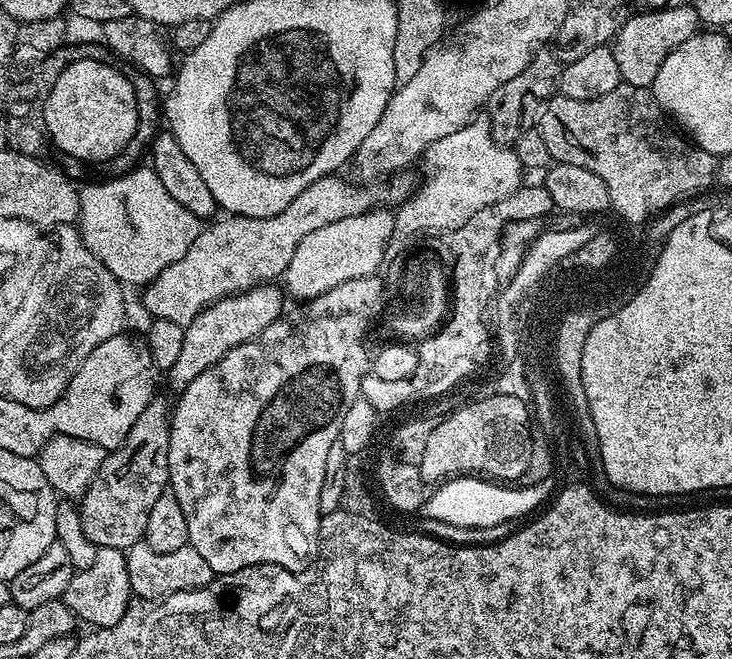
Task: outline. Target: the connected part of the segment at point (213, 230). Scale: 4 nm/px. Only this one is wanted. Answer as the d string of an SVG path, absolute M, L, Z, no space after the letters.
M340 174L323 176L318 178L318 182L306 186L306 190L302 190L302 194L298 194L282 214L274 214L270 218L228 214L223 217L225 220L213 219L201 236L194 238L190 250L186 250L178 262L170 262L158 278L143 285L145 310L149 317L187 326L207 304L236 296L265 282L279 281L290 266L290 258L294 258L294 250L298 250L298 242L302 242L306 234L314 234L314 230L322 230L322 226L330 222L342 222L342 218L354 218L368 212L381 201L389 200L384 202L396 206L407 200L414 191L414 180L412 184L406 175L393 175L392 185L381 192L376 186L347 184Z

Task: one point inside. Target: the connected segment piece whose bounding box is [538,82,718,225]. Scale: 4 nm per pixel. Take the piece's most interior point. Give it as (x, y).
(623, 137)

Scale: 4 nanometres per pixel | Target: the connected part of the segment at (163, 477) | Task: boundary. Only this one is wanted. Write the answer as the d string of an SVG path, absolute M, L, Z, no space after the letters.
M157 394L152 397L145 410L138 416L131 426L129 434L119 444L111 449L98 468L98 472L91 480L90 486L80 498L78 507L82 518L82 530L86 538L99 548L122 549L127 551L132 545L143 539L147 519L150 518L151 507L159 495L168 488L169 478L169 426L171 424L171 403Z

